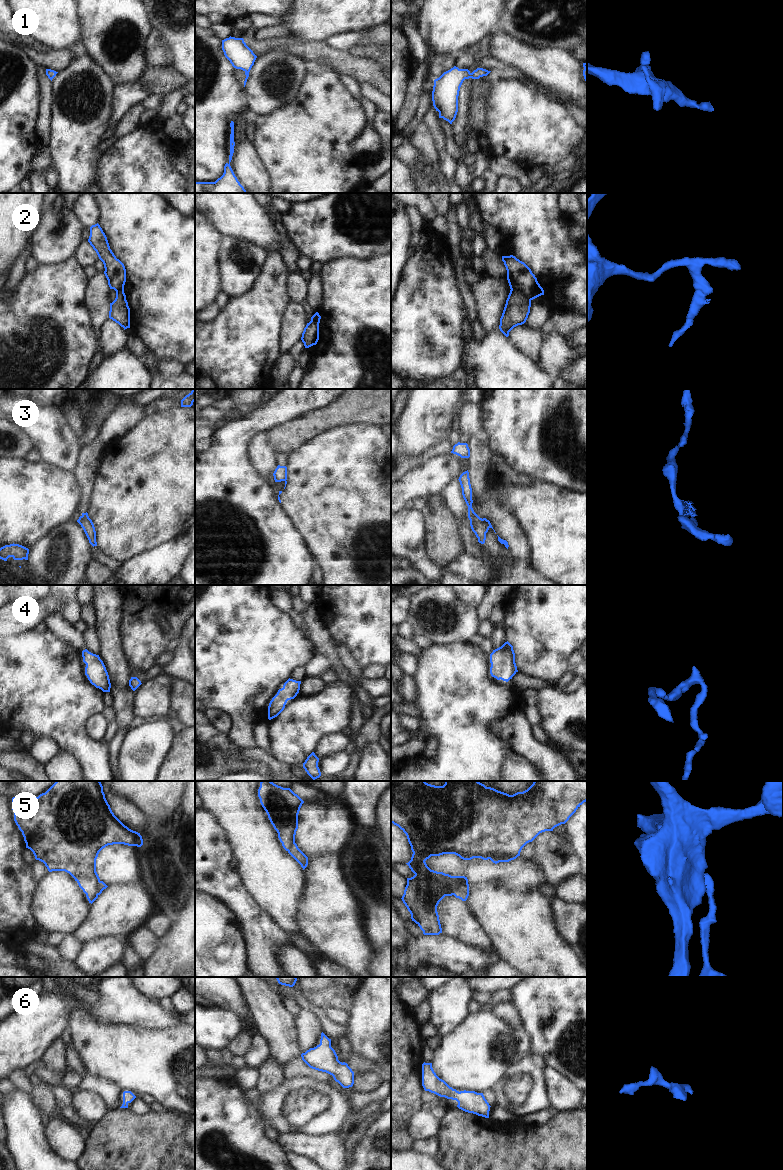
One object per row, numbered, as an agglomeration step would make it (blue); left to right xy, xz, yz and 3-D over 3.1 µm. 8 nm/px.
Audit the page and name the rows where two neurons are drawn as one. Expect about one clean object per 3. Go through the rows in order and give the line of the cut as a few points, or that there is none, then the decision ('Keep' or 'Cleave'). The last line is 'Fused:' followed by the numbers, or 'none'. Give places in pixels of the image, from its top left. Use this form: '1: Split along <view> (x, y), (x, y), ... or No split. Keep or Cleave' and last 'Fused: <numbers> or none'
1: No split. Keep
2: Split along yz (511, 288), (520, 290), (530, 301). Cleave
3: Split along yz (481, 519), (490, 527). Cleave
4: No split. Keep
5: Split along yz (467, 883), (455, 885), (453, 887), (453, 894). Cleave
6: No split. Keep
Fused: 2, 3, 5

